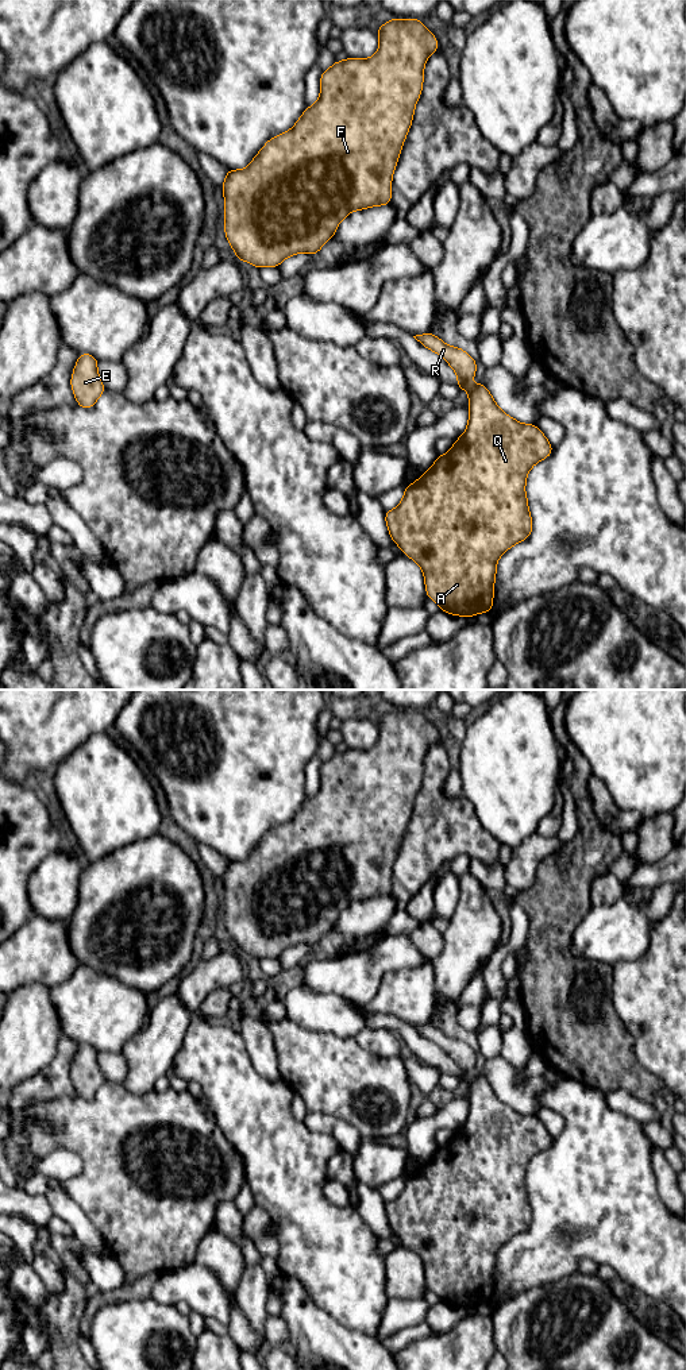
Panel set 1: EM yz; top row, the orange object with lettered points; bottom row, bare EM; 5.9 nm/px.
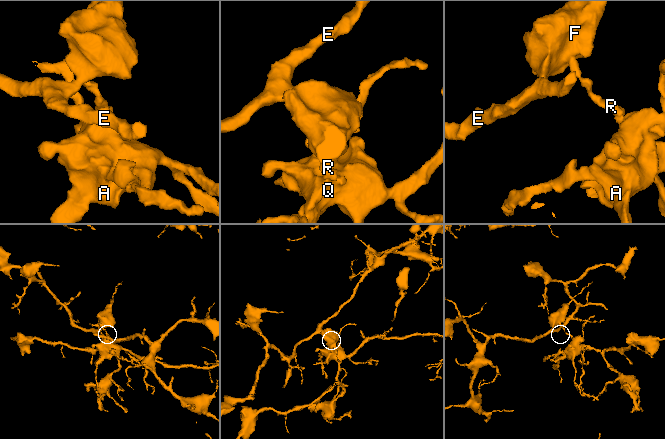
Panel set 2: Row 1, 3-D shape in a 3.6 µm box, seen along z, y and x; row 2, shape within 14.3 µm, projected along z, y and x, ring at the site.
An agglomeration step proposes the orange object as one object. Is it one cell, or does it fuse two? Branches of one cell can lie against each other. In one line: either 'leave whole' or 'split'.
split

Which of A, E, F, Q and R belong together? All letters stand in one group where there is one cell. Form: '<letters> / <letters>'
A Q / E F R

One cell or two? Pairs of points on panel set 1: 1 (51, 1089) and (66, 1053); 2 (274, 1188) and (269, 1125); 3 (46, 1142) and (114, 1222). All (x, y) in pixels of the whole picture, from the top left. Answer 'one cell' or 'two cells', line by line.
1: one cell
2: one cell
3: one cell

